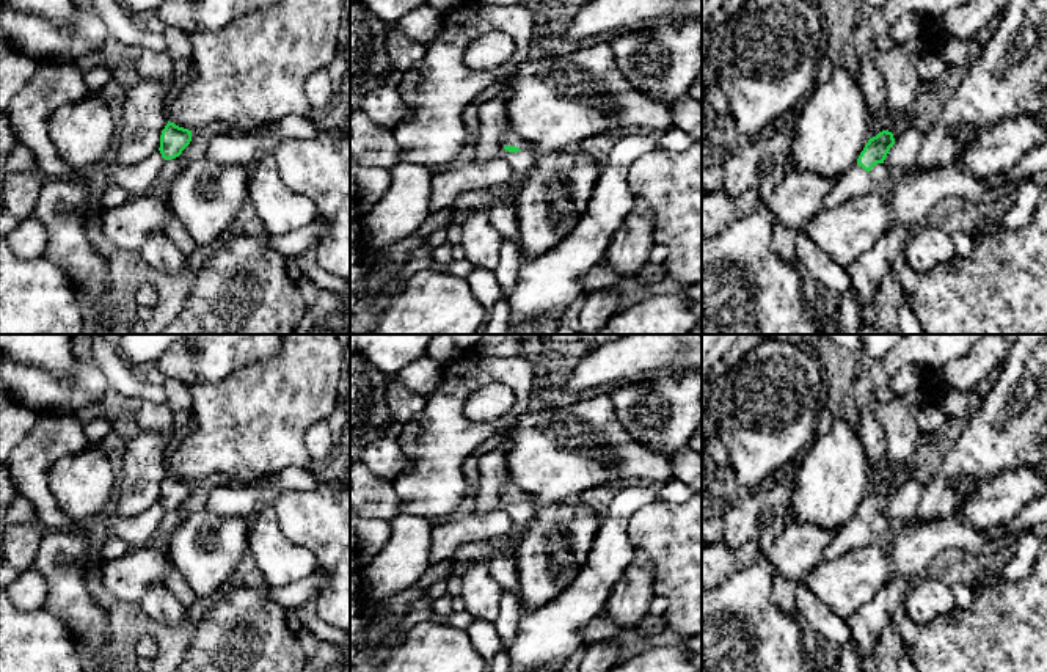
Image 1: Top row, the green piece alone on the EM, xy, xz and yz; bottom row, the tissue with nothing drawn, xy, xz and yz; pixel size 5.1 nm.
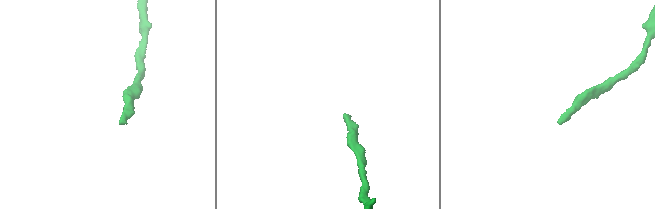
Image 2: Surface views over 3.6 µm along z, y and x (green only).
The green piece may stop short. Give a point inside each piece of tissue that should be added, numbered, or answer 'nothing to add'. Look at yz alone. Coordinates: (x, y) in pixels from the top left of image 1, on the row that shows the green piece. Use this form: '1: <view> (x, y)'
1: yz (856, 182)

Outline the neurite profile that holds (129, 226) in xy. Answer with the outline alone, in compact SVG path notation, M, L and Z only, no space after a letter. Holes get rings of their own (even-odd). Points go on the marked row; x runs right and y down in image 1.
M138 196L118 207L105 209L102 226L115 247L138 251L154 234L163 232L171 215L166 199Z

